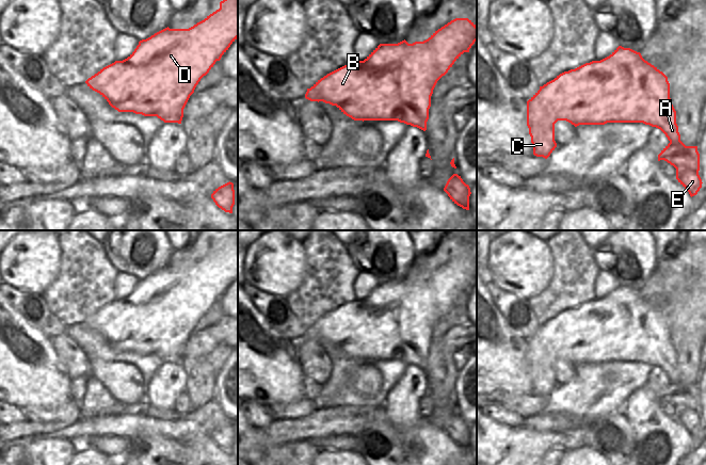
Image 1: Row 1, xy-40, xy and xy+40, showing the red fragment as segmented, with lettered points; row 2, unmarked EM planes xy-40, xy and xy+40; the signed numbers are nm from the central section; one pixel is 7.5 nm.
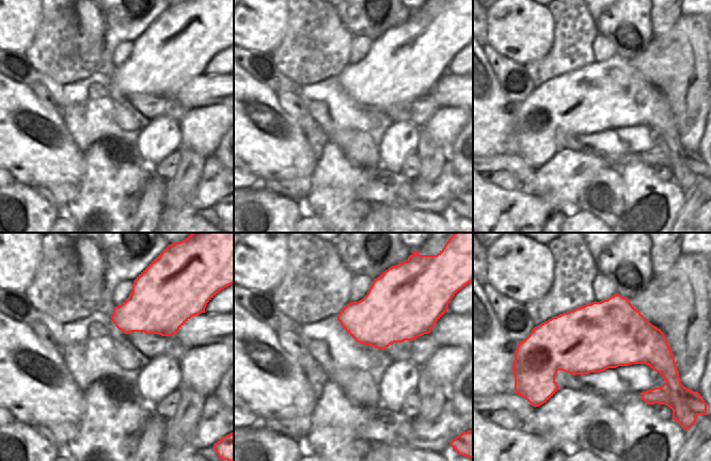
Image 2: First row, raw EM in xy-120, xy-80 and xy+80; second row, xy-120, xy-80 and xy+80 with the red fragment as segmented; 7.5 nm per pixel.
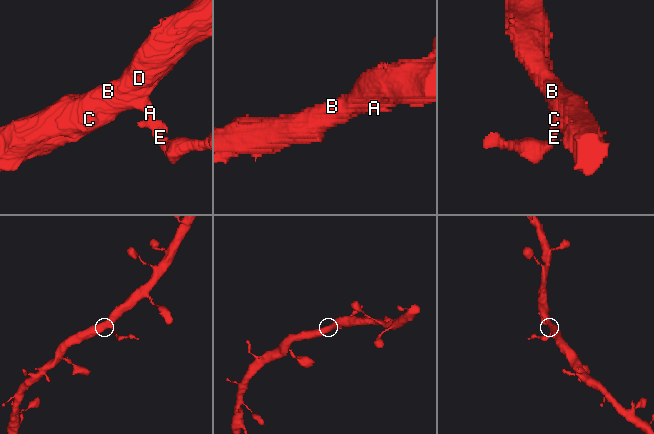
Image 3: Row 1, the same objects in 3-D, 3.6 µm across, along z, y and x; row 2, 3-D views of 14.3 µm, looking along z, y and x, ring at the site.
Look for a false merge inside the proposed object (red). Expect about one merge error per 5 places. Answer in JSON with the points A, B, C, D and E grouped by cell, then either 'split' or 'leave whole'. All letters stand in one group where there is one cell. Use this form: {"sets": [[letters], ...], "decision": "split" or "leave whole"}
{"sets": [["A", "B", "C", "D", "E"]], "decision": "leave whole"}

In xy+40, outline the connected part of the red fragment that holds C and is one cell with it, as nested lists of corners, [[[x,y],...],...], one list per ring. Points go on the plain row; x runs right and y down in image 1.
[[[619,285],[609,295],[564,310],[540,325],[527,340],[527,365],[534,395],[547,398],[555,389],[555,363],[558,359],[566,359],[575,366],[607,362],[643,362],[656,366],[670,380],[658,394],[658,400],[664,399],[676,407],[676,418],[691,436],[702,427],[697,385],[686,385],[680,380],[668,316],[645,300],[640,291]]]

